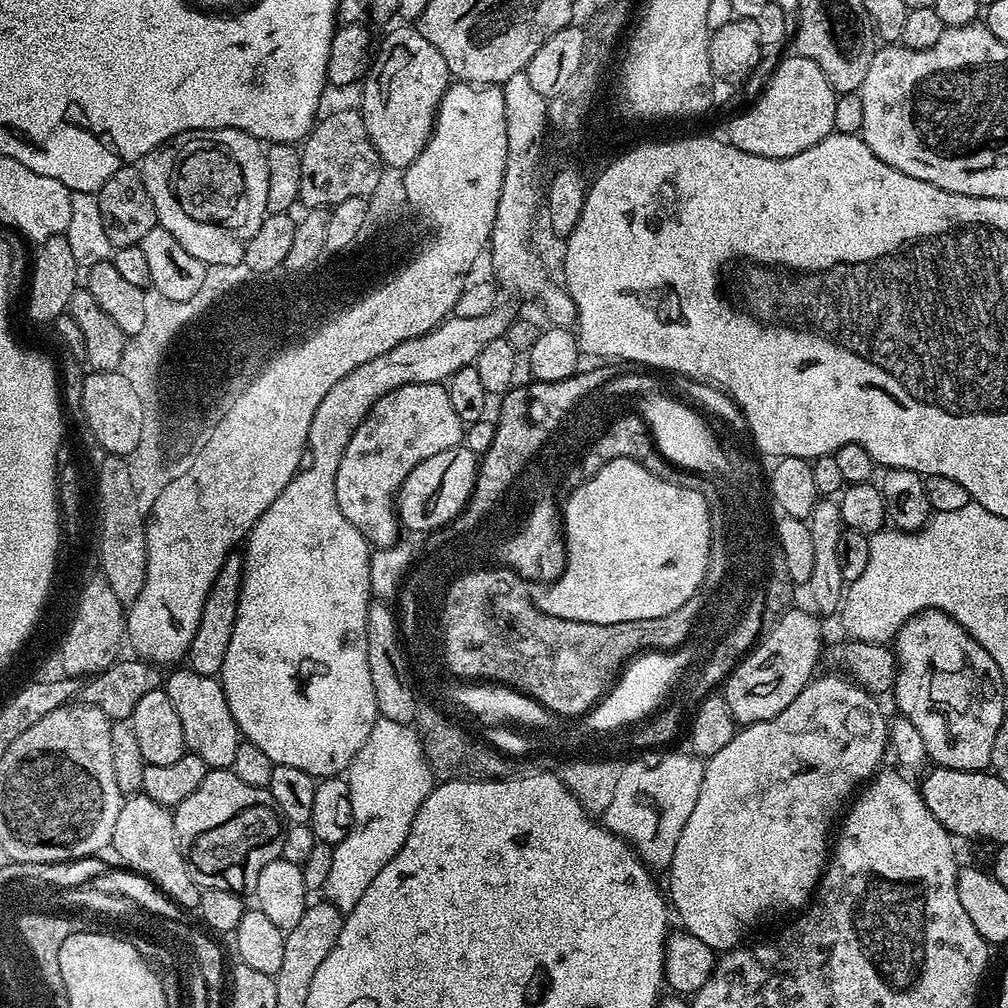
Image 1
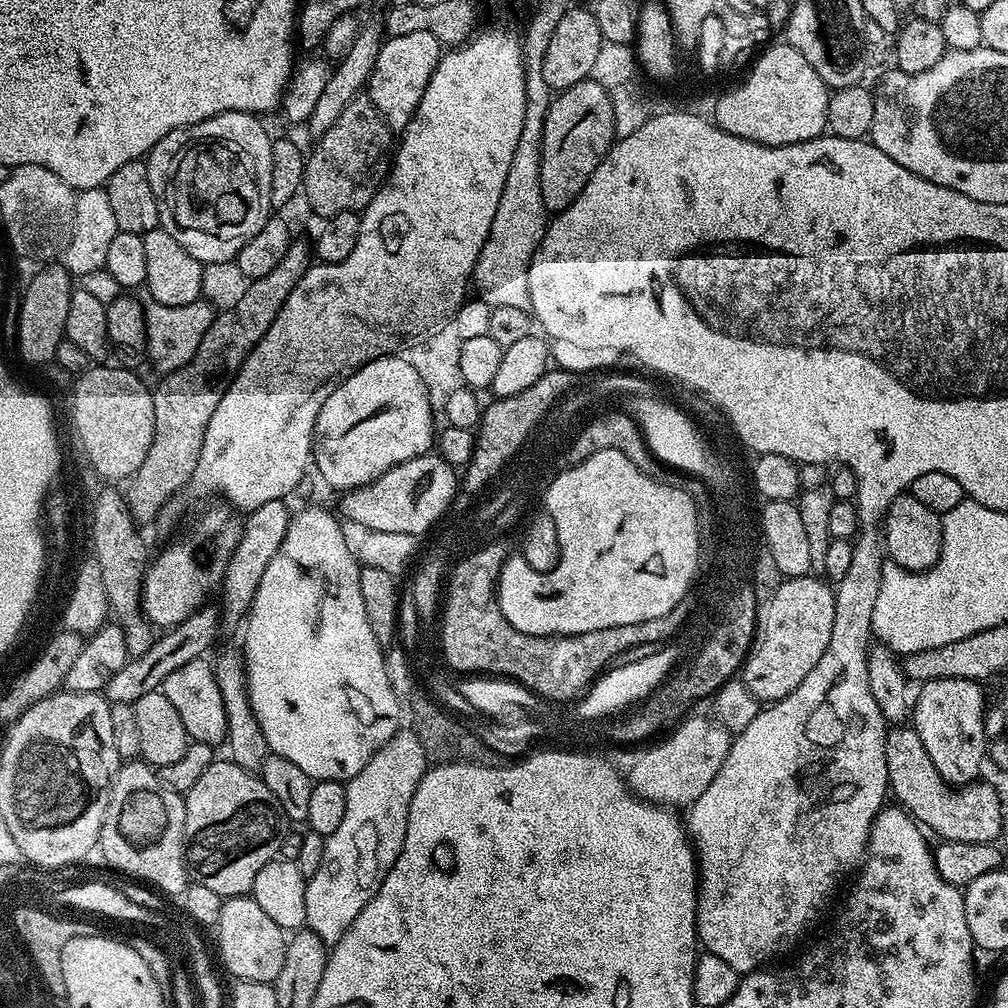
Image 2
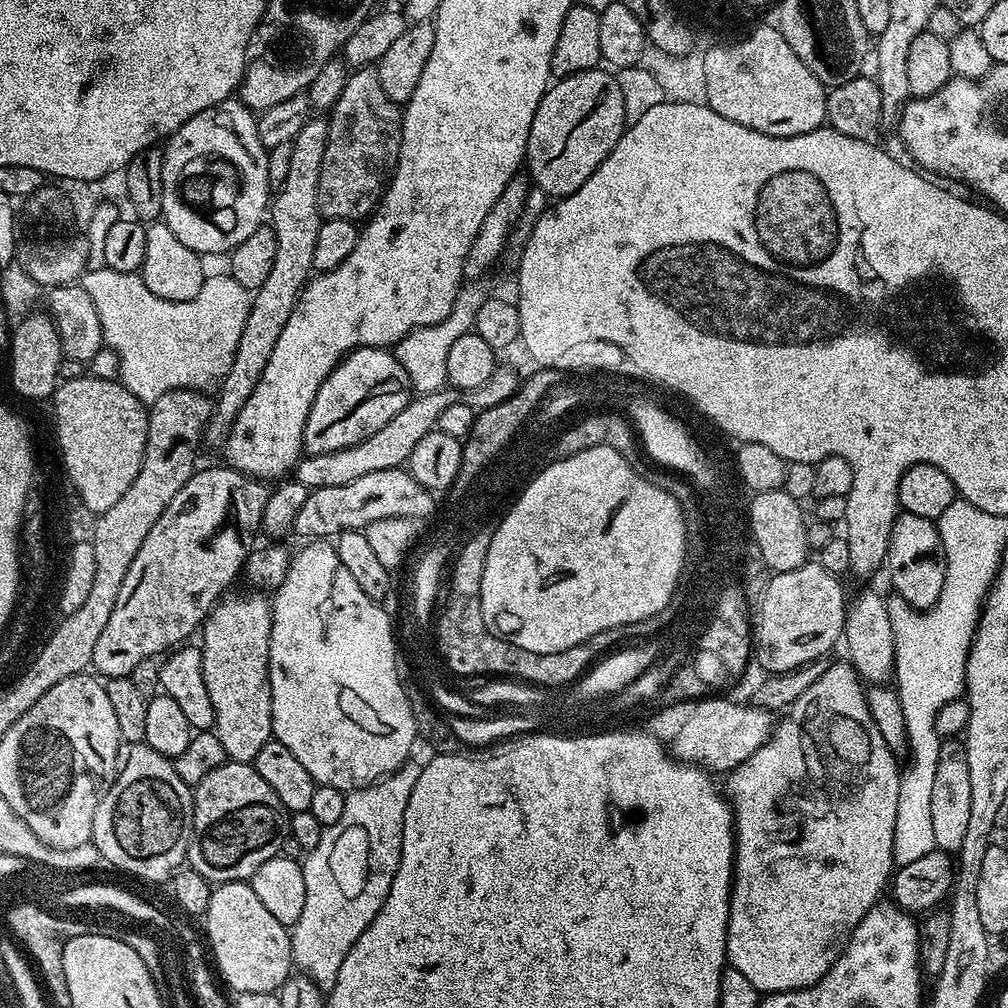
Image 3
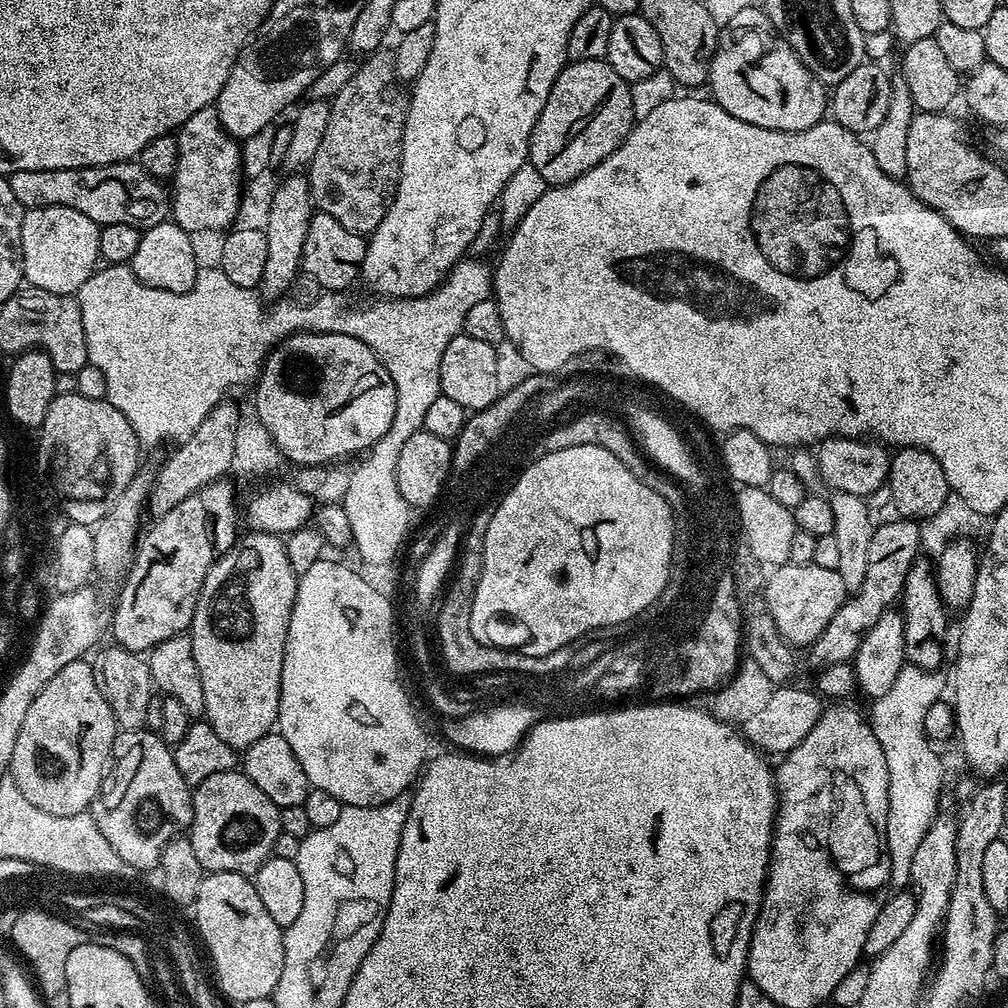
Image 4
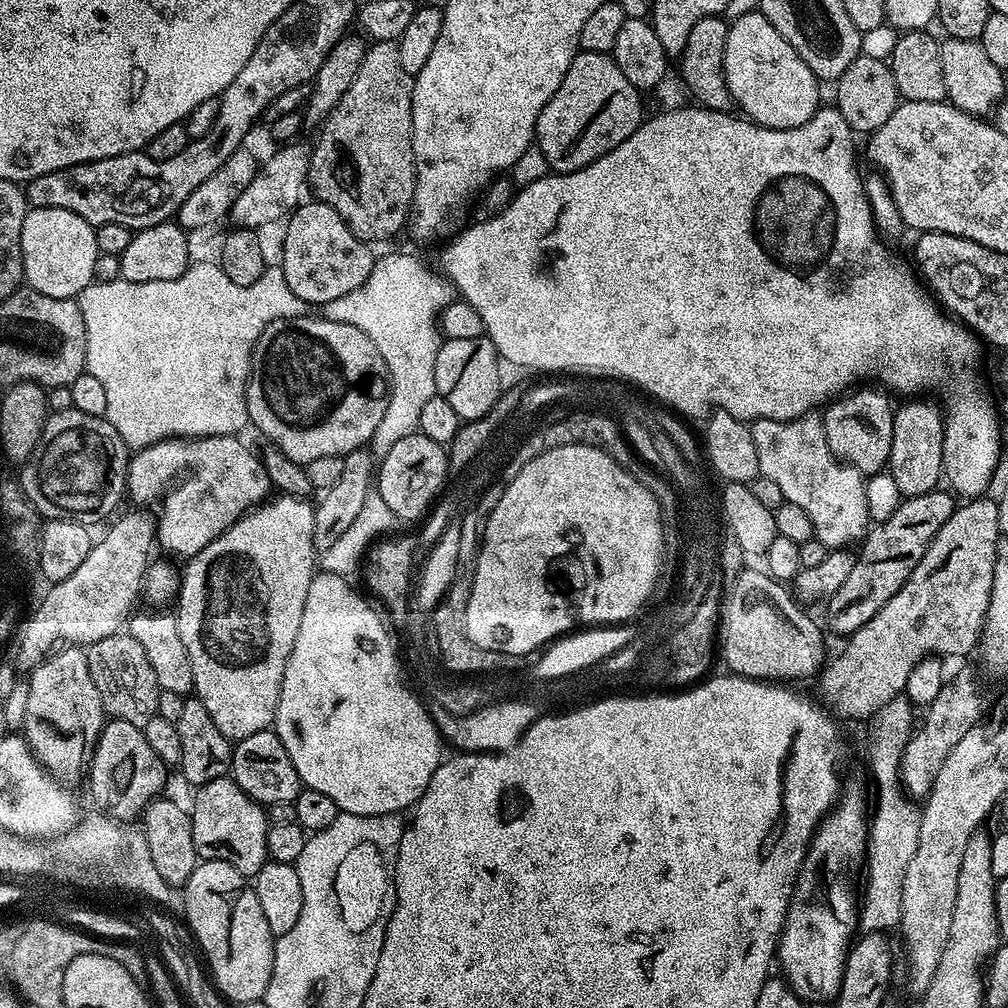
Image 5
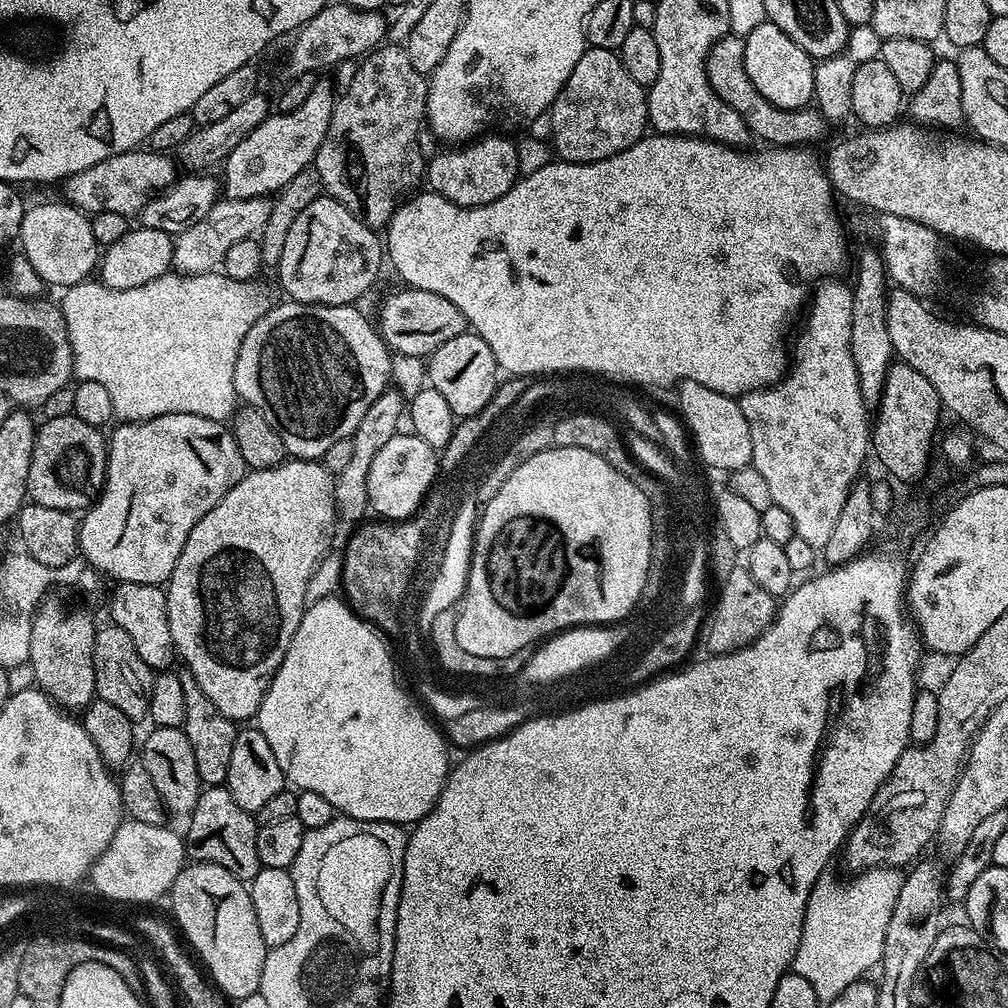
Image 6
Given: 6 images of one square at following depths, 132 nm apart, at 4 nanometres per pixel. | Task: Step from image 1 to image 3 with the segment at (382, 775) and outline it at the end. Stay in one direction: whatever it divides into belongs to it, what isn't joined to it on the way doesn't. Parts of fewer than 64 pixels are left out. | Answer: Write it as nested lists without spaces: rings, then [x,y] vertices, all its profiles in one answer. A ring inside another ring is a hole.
[[[405,762],[397,772],[383,776],[375,784],[347,793],[342,818],[327,825],[322,838],[318,838],[318,846],[314,846],[314,850],[303,857],[306,903],[302,905],[302,915],[299,916],[298,922],[290,928],[292,963],[321,990],[334,986],[338,970],[342,967],[342,958],[346,958],[350,946],[354,946],[354,942],[362,938],[362,930],[366,930],[366,926],[374,922],[378,910],[382,910],[382,902],[386,902],[386,894],[390,894],[390,886],[394,882],[394,874],[398,870],[402,854],[402,826],[406,802],[410,802],[410,790],[414,790],[418,783],[421,770],[419,763],[412,763]]]

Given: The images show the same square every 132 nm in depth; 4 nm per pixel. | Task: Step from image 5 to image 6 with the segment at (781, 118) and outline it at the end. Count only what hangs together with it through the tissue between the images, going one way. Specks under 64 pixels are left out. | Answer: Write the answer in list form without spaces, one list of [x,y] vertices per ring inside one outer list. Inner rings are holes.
[[[771,22],[754,26],[750,34],[744,37],[744,69],[754,82],[754,90],[774,102],[774,106],[794,110],[806,108],[813,103],[816,94],[816,64],[812,57],[791,40],[785,32],[778,30]]]

